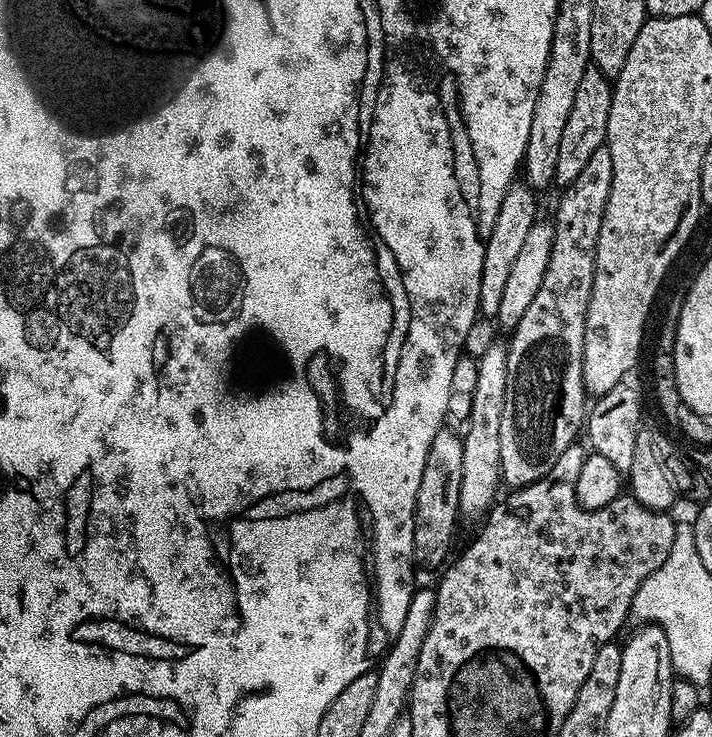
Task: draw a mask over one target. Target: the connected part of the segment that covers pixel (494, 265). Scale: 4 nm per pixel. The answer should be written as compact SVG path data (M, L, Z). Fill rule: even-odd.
M524 182L513 183L506 198L502 198L502 206L498 210L498 218L490 225L484 241L484 257L482 258L482 286L480 287L480 312L490 318L499 314L499 302L506 282L509 281L510 268L525 244L526 234L538 219L536 198L530 192L529 185Z

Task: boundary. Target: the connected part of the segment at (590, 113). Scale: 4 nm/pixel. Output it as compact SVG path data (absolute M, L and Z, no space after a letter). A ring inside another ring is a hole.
M589 66L578 82L578 91L574 94L574 106L570 106L570 118L562 126L562 142L558 142L558 162L556 163L555 183L567 186L578 178L578 173L585 169L586 161L594 155L594 150L605 147L610 122L612 105L612 84L595 66Z

